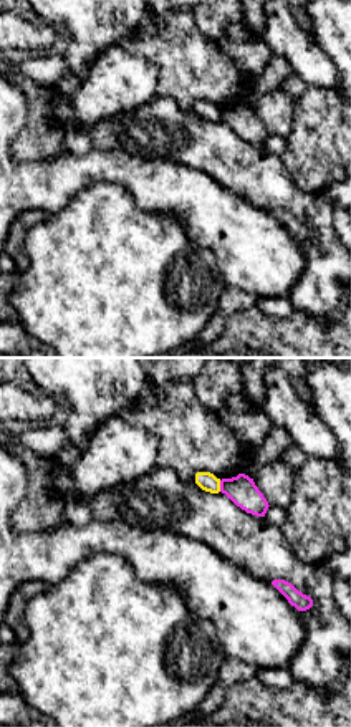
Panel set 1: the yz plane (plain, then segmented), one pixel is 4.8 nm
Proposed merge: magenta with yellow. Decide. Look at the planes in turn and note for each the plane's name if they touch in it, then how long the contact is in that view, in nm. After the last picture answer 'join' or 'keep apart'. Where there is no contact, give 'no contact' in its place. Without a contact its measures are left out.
contact in yz; length 60 nm

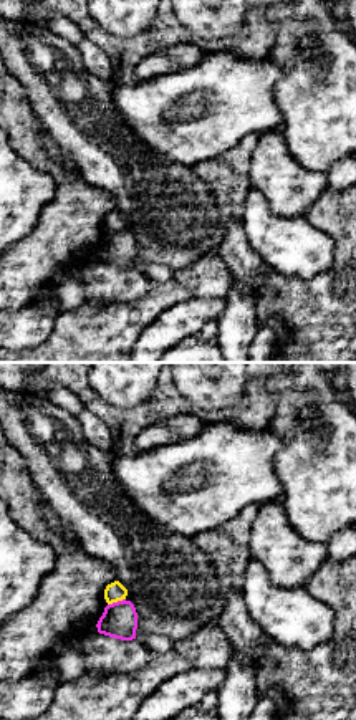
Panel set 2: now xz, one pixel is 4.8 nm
contact in xz; length 90 nm

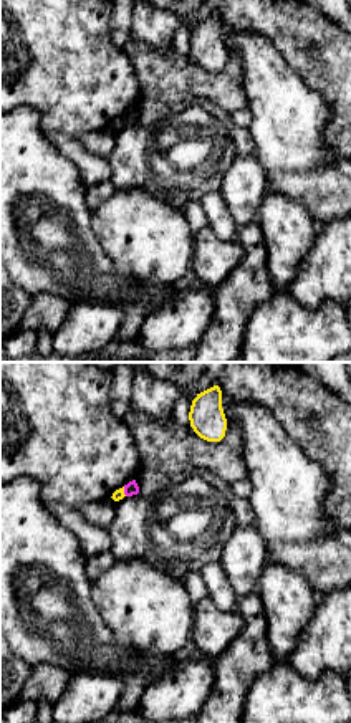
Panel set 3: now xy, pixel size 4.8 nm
contact in xy; length 50 nm

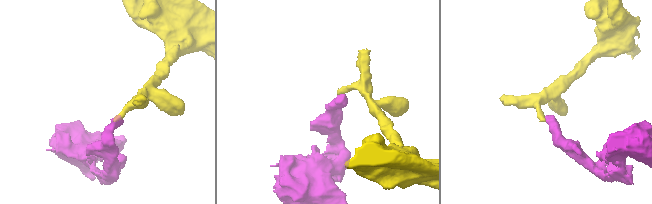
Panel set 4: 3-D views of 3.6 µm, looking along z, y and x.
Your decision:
keep apart

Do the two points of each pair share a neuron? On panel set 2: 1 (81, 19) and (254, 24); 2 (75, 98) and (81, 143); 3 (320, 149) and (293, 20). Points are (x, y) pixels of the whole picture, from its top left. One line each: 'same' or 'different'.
1: same
2: same
3: same

